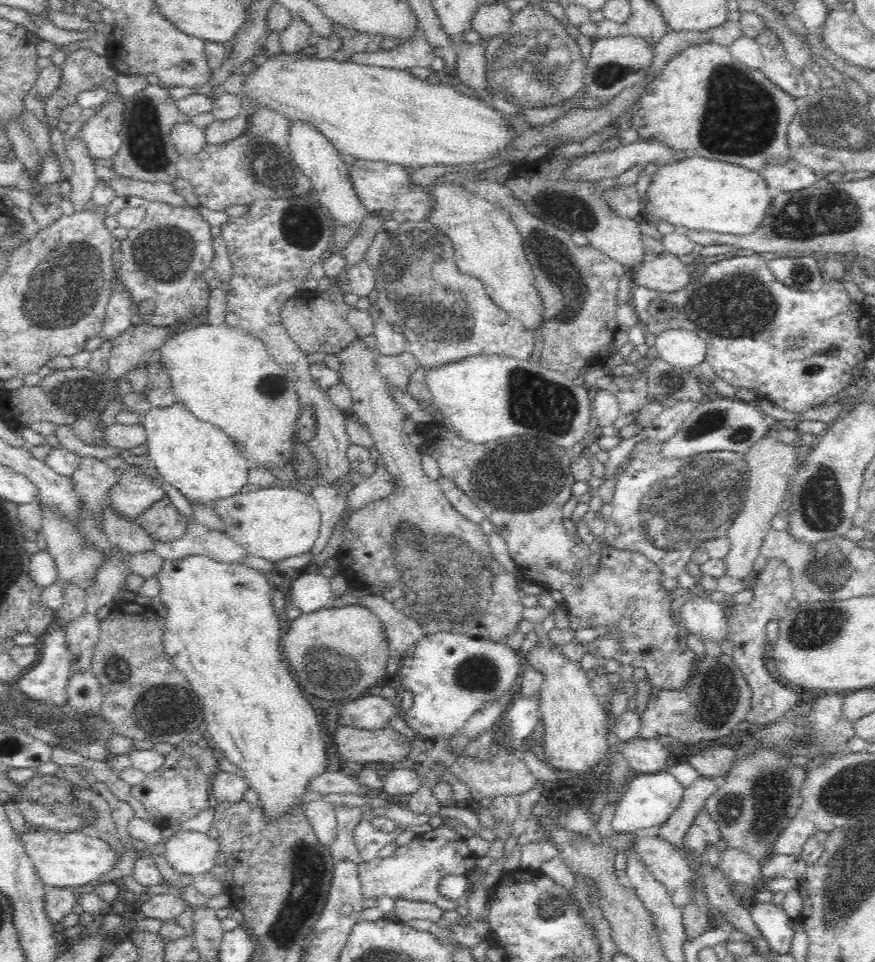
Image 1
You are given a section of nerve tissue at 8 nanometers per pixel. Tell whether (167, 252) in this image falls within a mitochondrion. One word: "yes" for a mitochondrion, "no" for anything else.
yes

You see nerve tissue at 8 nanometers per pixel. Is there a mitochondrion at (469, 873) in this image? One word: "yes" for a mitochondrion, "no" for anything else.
no

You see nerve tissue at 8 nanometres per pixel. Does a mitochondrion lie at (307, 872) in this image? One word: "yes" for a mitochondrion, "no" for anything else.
yes

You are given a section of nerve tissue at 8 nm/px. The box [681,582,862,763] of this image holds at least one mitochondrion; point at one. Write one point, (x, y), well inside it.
(812, 632)

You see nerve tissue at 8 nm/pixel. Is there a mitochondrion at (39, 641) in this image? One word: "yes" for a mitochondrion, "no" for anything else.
no

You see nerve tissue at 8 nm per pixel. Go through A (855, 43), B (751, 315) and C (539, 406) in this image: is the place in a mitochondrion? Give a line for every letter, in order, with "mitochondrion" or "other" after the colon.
A: other
B: mitochondrion
C: mitochondrion

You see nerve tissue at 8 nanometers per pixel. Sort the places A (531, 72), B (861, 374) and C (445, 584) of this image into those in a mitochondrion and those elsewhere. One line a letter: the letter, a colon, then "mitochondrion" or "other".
A: mitochondrion
B: other
C: mitochondrion

